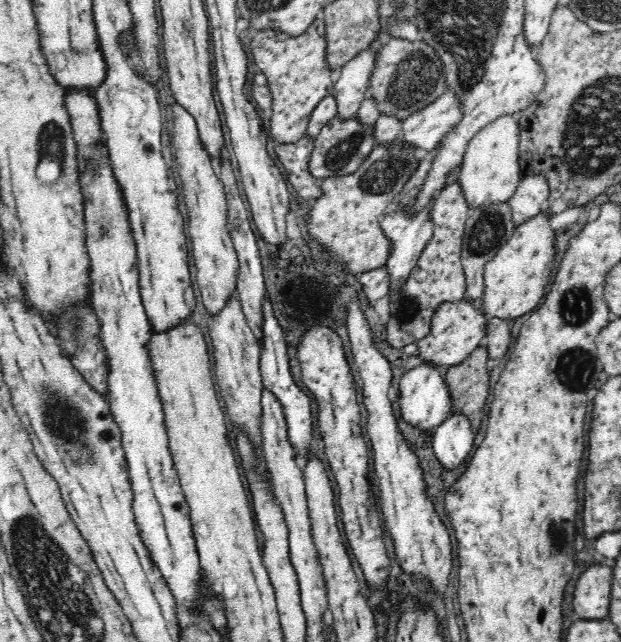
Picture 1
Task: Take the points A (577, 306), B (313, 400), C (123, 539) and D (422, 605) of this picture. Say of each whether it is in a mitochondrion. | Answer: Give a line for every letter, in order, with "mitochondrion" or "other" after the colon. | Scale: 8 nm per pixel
A: mitochondrion
B: other
C: other
D: other

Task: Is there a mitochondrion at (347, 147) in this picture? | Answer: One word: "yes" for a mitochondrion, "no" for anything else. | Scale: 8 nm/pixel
yes

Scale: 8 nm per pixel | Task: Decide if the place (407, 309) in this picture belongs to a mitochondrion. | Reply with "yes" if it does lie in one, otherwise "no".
yes

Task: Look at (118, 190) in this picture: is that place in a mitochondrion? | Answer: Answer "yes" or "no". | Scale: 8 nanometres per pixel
no

